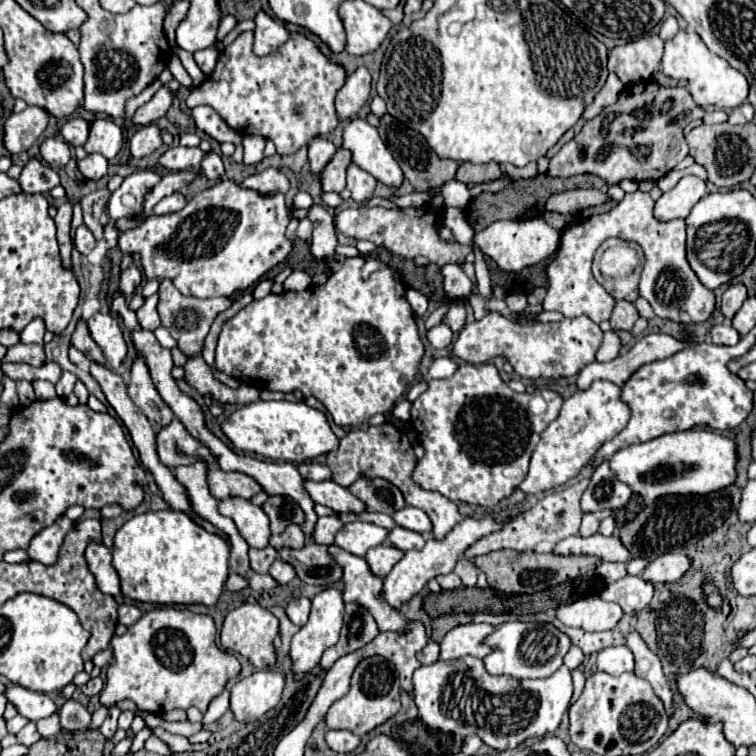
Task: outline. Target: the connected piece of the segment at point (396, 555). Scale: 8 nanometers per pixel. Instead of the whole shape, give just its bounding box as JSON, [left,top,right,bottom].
[365,544,403,580]

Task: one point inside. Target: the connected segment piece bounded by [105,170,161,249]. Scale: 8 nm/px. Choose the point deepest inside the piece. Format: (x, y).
(127, 201)

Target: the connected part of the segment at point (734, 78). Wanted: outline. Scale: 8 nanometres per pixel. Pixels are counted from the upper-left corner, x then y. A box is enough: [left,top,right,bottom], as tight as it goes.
[661,30,749,110]

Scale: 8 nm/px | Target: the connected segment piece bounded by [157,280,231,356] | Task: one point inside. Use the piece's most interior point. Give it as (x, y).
(188, 319)

